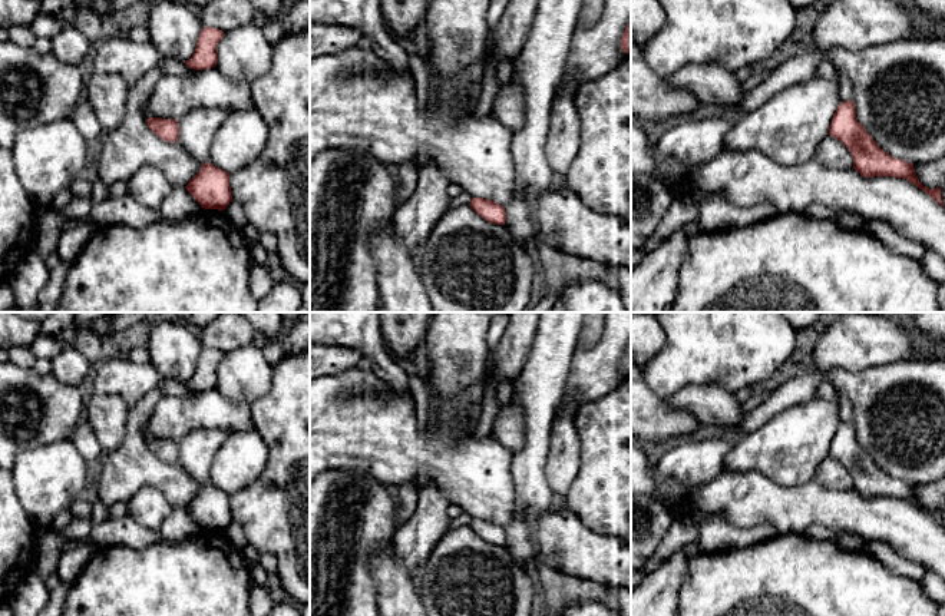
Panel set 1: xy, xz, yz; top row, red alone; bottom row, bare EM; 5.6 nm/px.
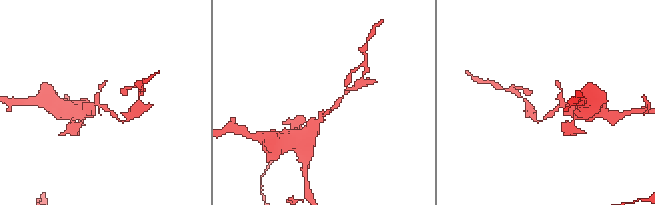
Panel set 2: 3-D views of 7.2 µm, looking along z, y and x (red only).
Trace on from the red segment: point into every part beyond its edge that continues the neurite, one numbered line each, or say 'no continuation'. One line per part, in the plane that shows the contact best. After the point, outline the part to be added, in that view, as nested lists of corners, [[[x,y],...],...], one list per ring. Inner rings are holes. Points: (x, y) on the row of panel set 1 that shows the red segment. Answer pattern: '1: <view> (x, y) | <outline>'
no continuation

